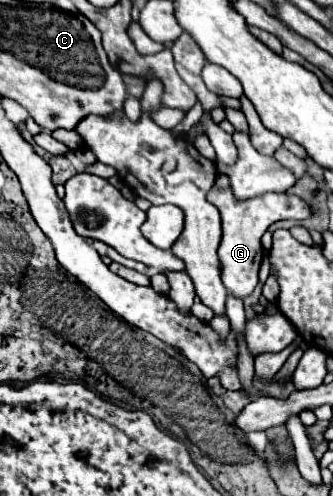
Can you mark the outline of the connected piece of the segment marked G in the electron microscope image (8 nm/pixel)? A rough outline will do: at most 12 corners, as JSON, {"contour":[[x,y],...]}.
{"contour":[[212,188],[222,214],[218,248],[226,290],[244,300],[258,284],[262,234],[314,210],[298,196],[238,202]]}

